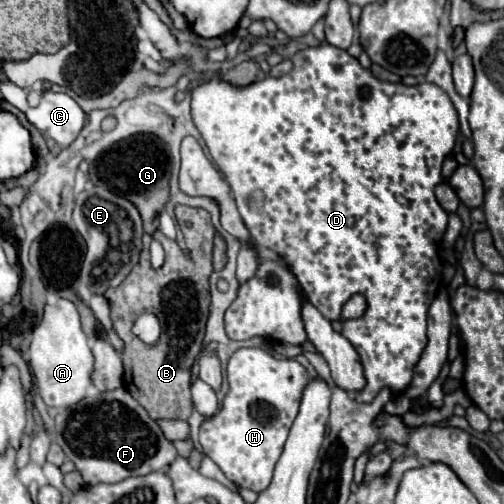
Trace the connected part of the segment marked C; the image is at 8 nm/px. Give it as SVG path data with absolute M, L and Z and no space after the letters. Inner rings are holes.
M46 91L38 107L28 107L28 111L22 113L38 131L52 137L60 147L68 147L86 121L86 113L70 95L54 91Z

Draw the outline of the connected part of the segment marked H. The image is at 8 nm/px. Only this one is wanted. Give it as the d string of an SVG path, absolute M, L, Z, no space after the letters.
M248 347L238 349L230 357L226 377L230 389L222 401L220 411L216 411L212 417L206 417L206 421L200 425L200 445L204 455L208 455L232 483L248 487L252 491L262 491L272 481L274 465L282 455L282 447L288 437L290 425L298 415L300 397L308 383L308 375L306 369L296 359L276 359L260 347Z

